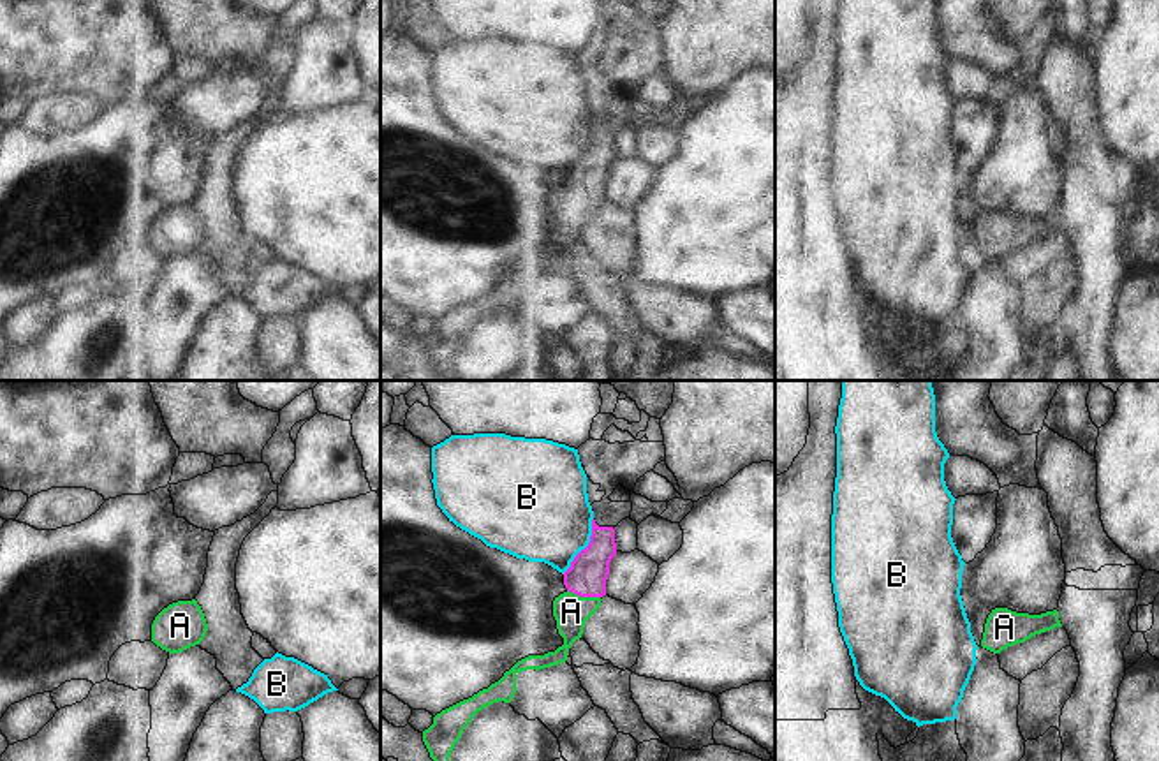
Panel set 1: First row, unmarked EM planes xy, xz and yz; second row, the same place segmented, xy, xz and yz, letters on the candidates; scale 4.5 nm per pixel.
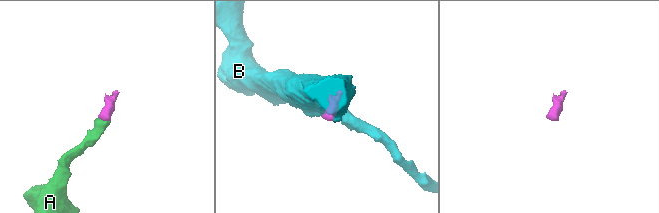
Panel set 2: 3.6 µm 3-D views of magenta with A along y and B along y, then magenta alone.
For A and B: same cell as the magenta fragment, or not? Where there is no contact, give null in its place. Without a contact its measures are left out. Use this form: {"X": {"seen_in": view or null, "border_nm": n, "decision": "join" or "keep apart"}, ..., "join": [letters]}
{"A": {"seen_in": "xz", "border_nm": 160, "decision": "join"}, "B": {"seen_in": "xz", "border_nm": 300, "decision": "keep apart"}, "join": ["A"]}

